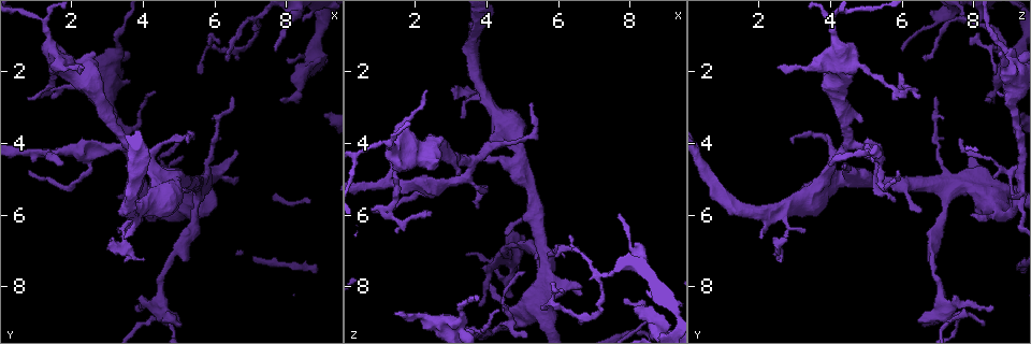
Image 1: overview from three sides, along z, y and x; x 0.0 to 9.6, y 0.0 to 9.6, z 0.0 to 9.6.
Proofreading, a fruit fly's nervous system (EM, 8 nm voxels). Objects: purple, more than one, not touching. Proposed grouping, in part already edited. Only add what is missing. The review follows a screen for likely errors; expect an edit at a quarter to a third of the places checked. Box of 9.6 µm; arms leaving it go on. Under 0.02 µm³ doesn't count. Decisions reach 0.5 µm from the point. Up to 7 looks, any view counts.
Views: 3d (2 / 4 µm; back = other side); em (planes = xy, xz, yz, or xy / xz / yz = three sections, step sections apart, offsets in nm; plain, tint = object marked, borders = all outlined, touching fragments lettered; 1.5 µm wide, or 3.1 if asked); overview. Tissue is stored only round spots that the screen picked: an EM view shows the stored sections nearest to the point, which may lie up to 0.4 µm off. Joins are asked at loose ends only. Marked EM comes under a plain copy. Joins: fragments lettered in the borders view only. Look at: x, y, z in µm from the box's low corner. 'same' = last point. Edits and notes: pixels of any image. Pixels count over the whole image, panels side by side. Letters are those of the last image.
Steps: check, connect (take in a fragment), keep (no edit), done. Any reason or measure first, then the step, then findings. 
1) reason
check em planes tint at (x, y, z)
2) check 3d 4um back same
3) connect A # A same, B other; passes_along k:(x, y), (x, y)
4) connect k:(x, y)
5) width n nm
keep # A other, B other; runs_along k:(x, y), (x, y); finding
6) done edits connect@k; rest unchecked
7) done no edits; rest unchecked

thin end
check 3d 4um at (3.80, 8.60, 8.55)

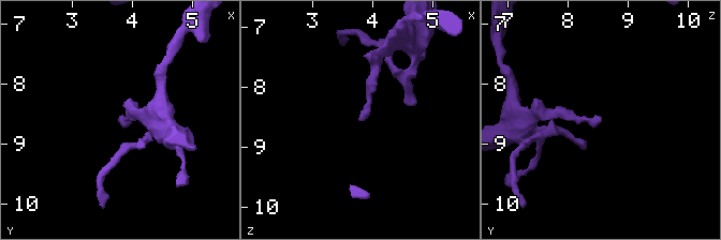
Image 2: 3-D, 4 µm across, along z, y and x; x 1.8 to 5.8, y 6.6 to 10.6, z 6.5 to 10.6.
check em xz step 4 borders at (3.80, 8.55, 8.60)

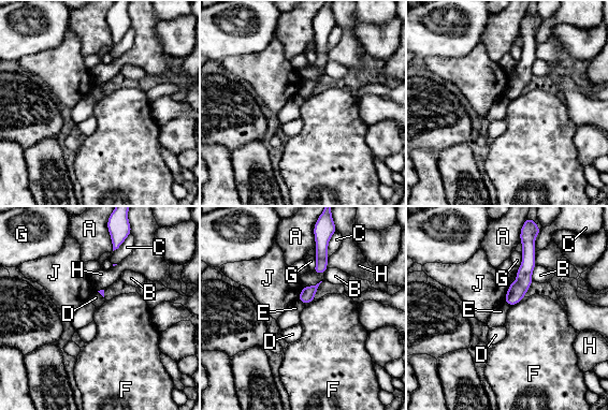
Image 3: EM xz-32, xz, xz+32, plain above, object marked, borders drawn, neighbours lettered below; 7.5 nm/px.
check em planes borders same

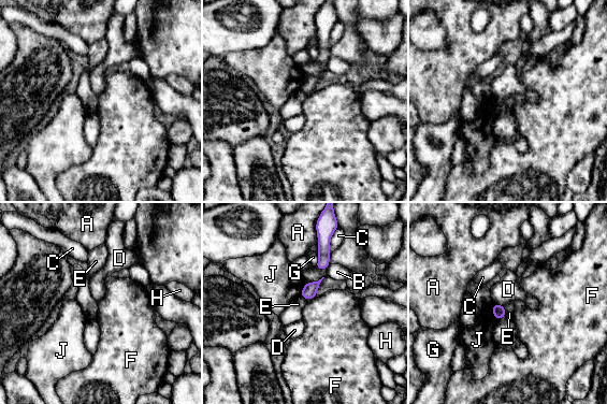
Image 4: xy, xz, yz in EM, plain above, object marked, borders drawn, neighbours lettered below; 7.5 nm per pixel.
keep # A other, B other, C other, D other, E other, F other, G other, H other, J other; border 4:(503, 305), (506, 316); none of them fits

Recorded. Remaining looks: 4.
branch stops here
check 3d 4um at (4.15, 5.95, 8.00)

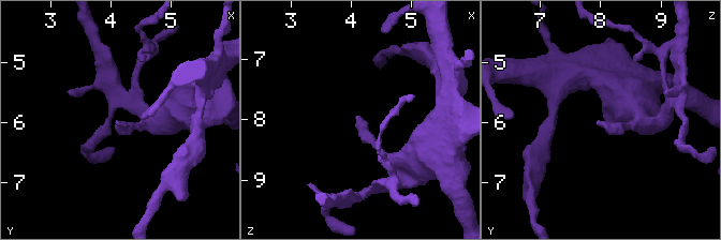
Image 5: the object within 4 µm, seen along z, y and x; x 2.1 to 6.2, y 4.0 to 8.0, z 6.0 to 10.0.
now the EM
check em planes borders at (4.10, 6.00, 7.95)

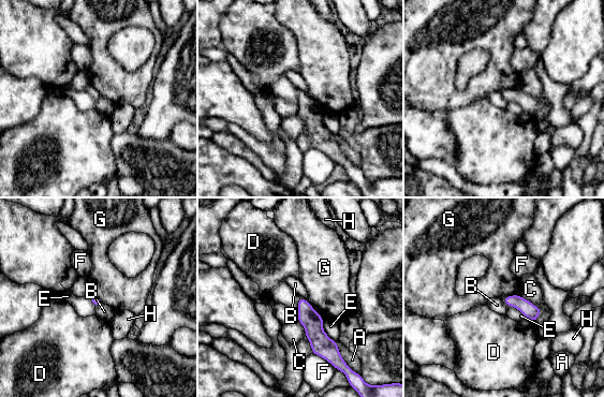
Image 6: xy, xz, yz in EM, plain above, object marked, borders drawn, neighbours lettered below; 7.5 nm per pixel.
keep # A other, B other, C other, D other, E other, F other, G other, H other; no lettered fragment goes on from it

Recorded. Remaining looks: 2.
free end
check em planes tint at (7.85, 2.90, 8.35)

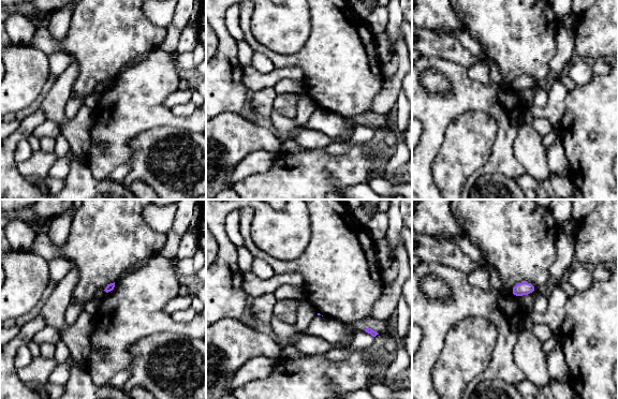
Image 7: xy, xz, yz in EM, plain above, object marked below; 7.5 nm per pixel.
see the neighbours
check em planes borders same

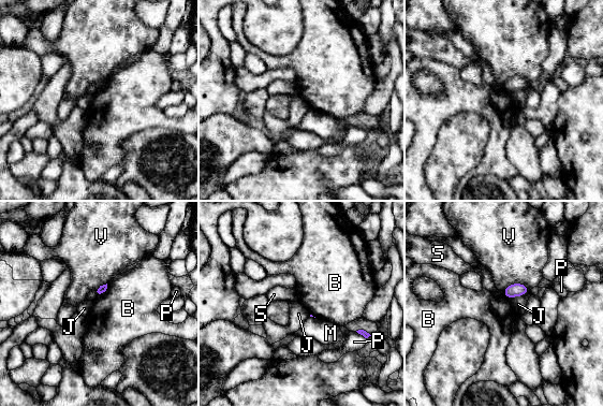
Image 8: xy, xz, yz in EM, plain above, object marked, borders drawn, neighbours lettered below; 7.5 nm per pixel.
keep # B other, J other, M other, P other, S other, V other; border 8:(529, 292), (509, 299); none of them fits

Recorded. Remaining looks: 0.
done no edits; rest unchecked

